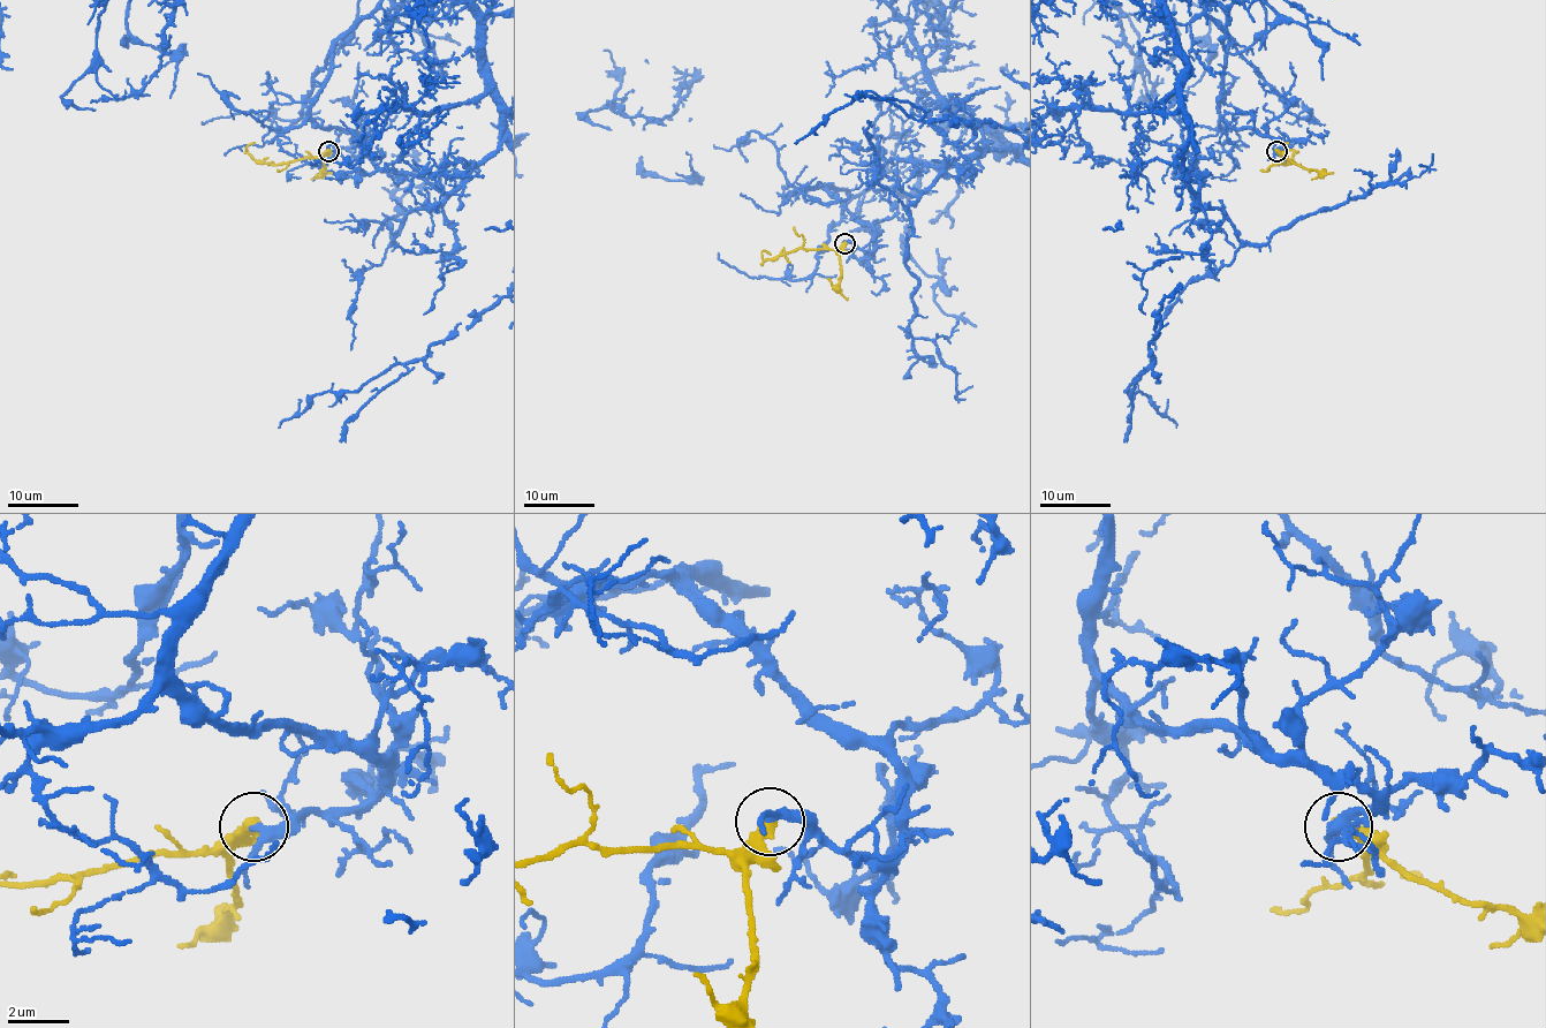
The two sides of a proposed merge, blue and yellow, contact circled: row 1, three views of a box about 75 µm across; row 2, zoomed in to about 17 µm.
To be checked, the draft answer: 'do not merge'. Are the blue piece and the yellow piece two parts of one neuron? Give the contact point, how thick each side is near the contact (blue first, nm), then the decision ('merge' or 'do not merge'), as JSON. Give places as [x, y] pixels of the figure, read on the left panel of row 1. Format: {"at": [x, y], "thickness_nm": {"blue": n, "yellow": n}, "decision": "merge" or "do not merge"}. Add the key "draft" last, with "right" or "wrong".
{"at": [328, 151], "thickness_nm": {"blue": 260, "yellow": 440}, "decision": "merge", "draft": "wrong"}

